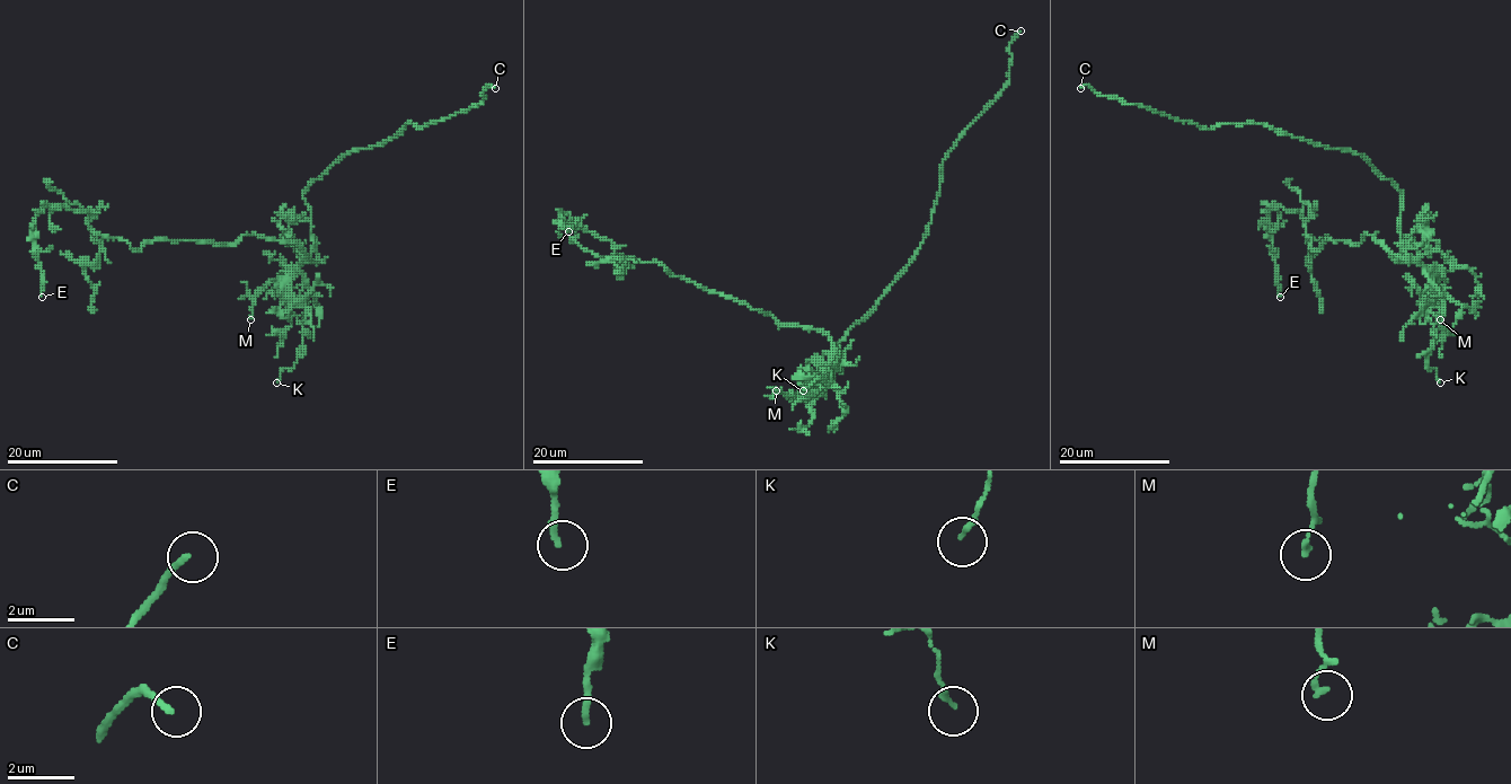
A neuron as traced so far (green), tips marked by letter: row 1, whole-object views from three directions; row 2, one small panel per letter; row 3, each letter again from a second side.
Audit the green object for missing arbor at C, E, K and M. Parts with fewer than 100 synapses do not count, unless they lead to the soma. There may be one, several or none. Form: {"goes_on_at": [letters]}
{"goes_on_at": ["C"]}

